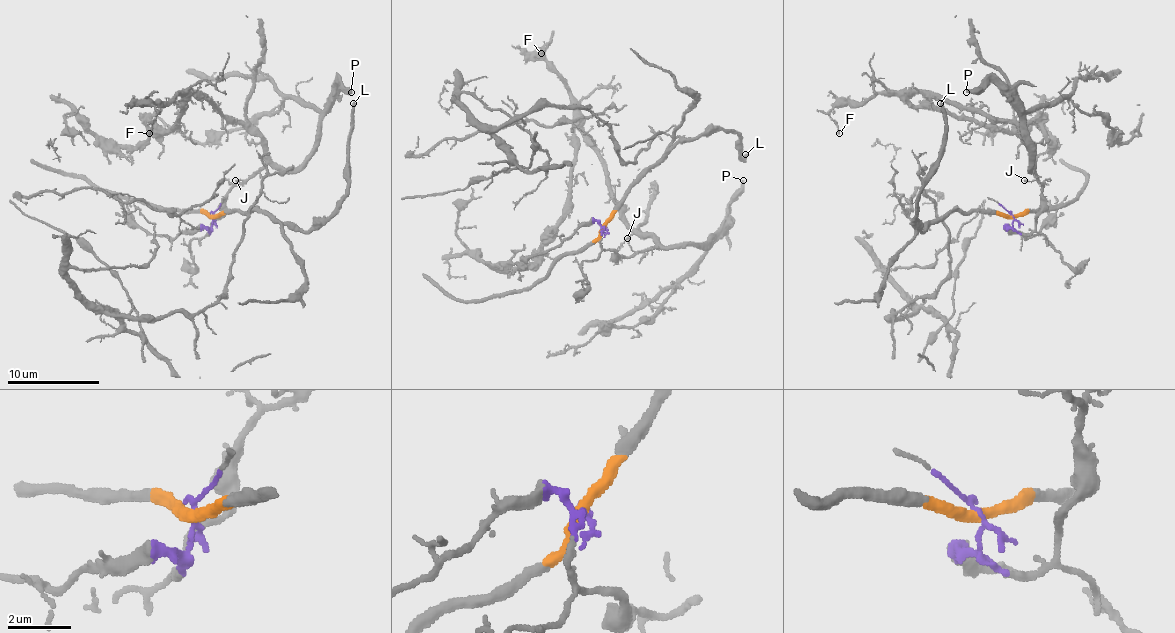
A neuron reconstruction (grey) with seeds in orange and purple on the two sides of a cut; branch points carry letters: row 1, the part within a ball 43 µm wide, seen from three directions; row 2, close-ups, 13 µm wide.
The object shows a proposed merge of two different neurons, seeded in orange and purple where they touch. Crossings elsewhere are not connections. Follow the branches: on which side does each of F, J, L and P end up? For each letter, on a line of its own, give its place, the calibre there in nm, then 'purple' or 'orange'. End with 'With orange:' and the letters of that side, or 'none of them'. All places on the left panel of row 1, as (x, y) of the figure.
F: at (149, 133); 130 nm thick; purple
J: at (235, 180); 120 nm thick; purple
L: at (353, 103); 280 nm thick; orange
P: at (351, 92); 280 nm thick; purple
With orange: L

